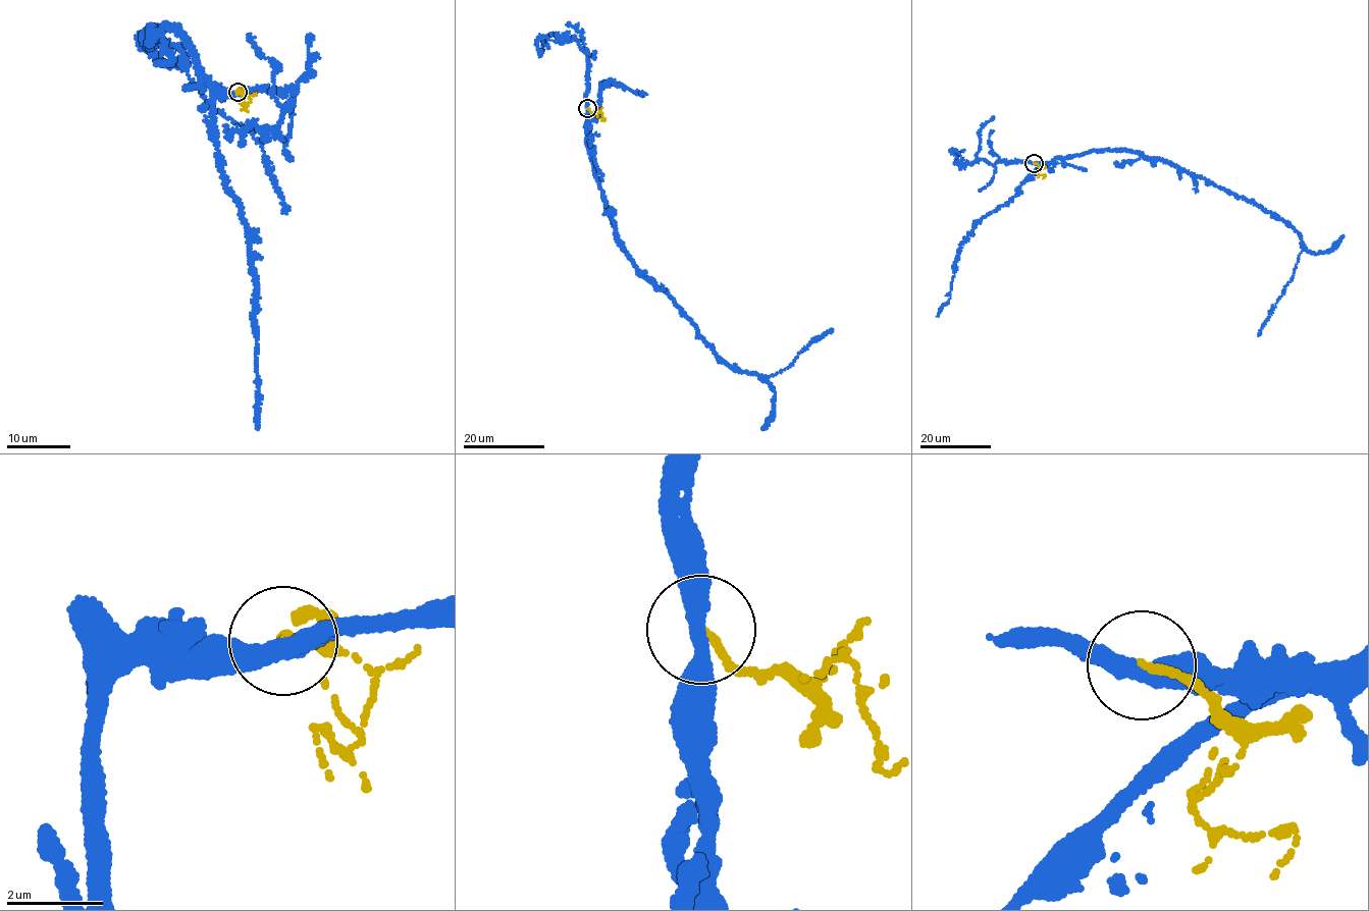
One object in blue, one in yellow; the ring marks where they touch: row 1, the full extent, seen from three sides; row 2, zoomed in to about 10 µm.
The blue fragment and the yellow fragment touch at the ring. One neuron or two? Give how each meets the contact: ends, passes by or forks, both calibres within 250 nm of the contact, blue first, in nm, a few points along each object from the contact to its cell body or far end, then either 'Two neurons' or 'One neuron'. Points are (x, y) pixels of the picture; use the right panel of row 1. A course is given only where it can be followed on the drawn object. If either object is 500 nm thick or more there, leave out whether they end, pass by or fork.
At the ring blue passes by. At the ring yellow ends. Thickness 360 nm (blue) against 140 nm. Course of blue: (1034, 163), (1047, 163), (1089, 152), (1138, 151), (1251, 200), (1291, 226), (1300, 235), (1302, 251), (1259, 336). Course of yellow: (1034, 163), (1040, 167), (1038, 173), (1045, 175), (1043, 178). Two neurons

